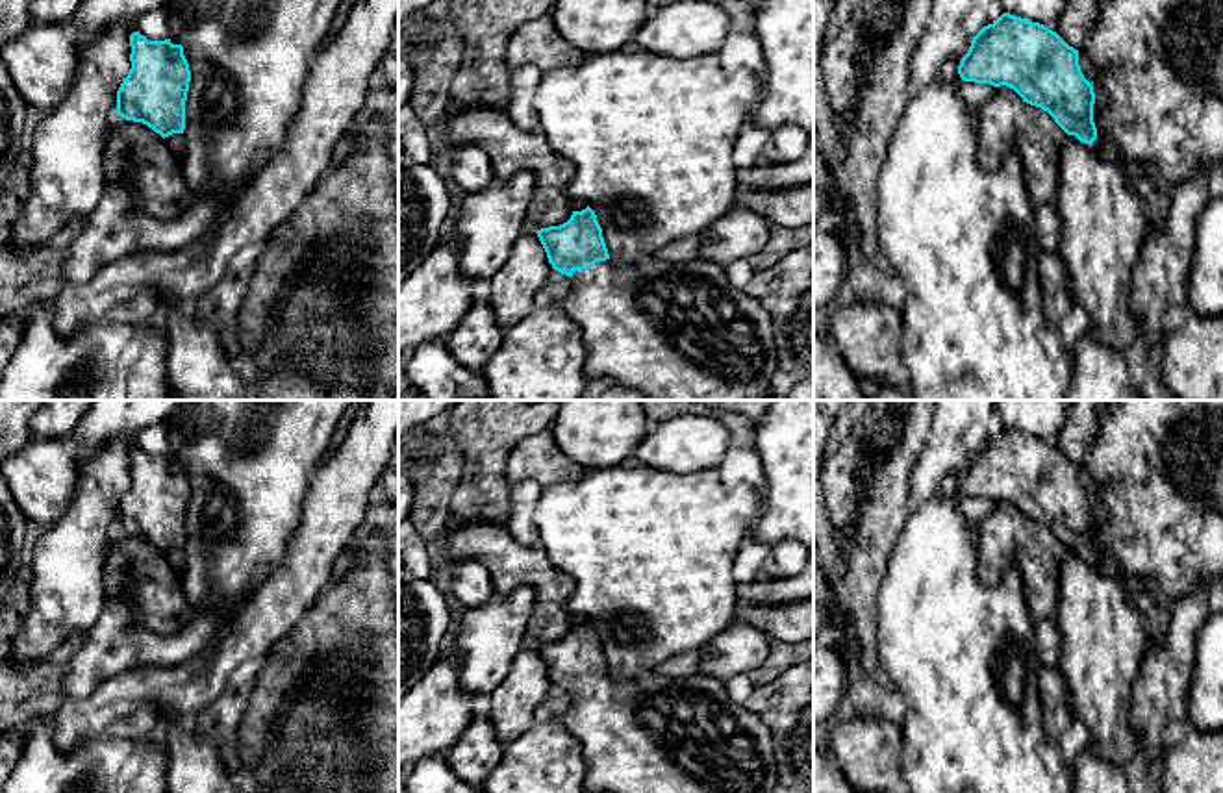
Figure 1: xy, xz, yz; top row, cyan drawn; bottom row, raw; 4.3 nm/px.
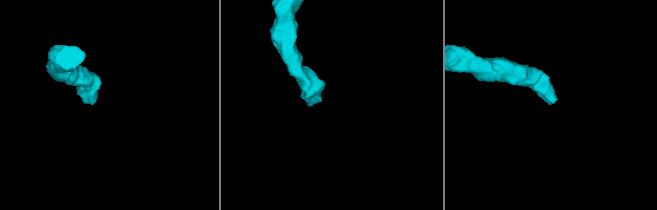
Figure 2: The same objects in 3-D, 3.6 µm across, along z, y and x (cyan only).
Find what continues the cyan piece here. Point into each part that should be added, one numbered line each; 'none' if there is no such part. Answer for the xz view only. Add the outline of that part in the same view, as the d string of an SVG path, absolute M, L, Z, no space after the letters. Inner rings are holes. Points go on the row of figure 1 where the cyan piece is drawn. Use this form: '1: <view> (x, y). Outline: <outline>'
1: xz (671, 330). Outline: M710 259L597 261L573 272L561 306L582 328L591 380L610 378L613 385L641 391L647 400L771 398L771 376L778 369L773 319Z

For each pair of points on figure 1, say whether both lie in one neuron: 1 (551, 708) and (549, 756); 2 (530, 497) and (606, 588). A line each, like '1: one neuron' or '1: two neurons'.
1: one neuron
2: two neurons

